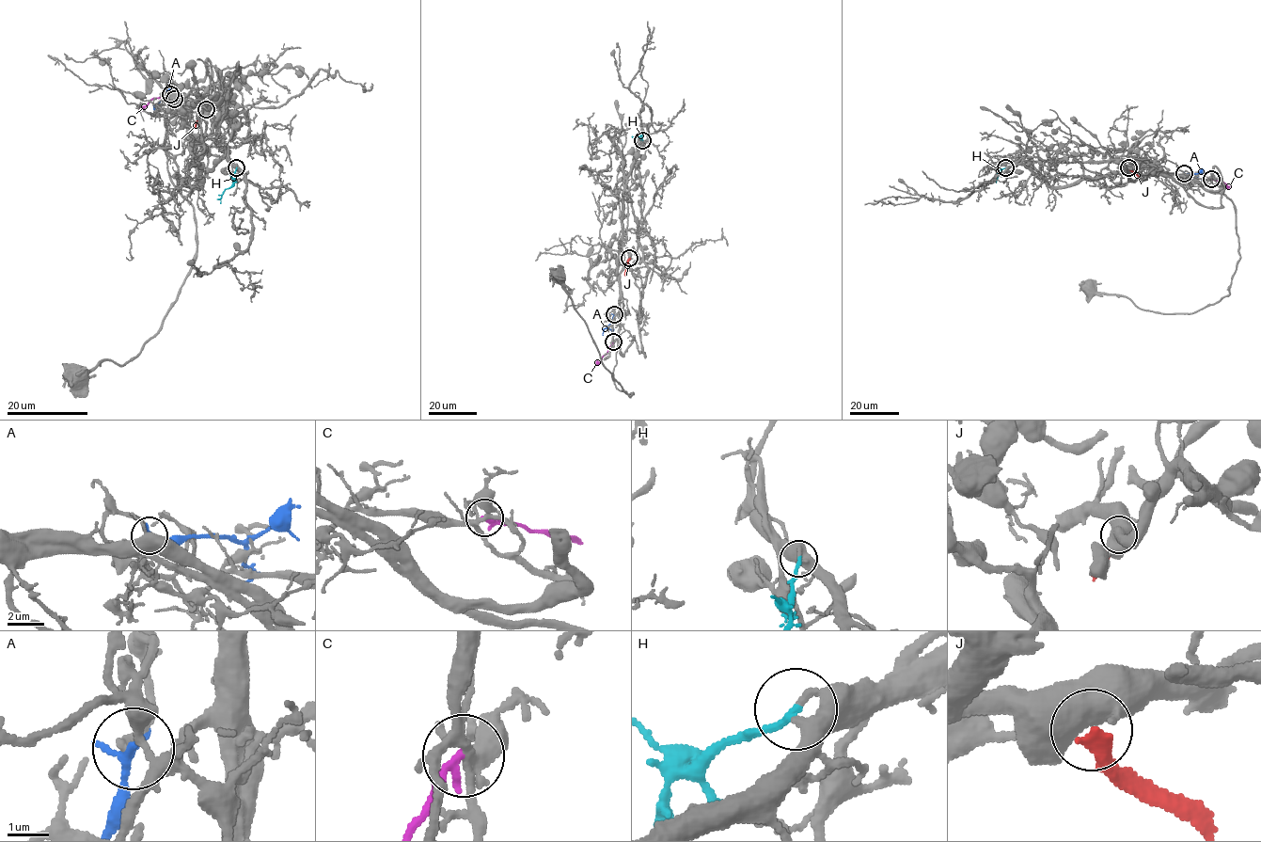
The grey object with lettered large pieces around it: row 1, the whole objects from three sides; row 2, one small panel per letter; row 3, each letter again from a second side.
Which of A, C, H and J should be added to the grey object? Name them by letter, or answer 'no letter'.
H

